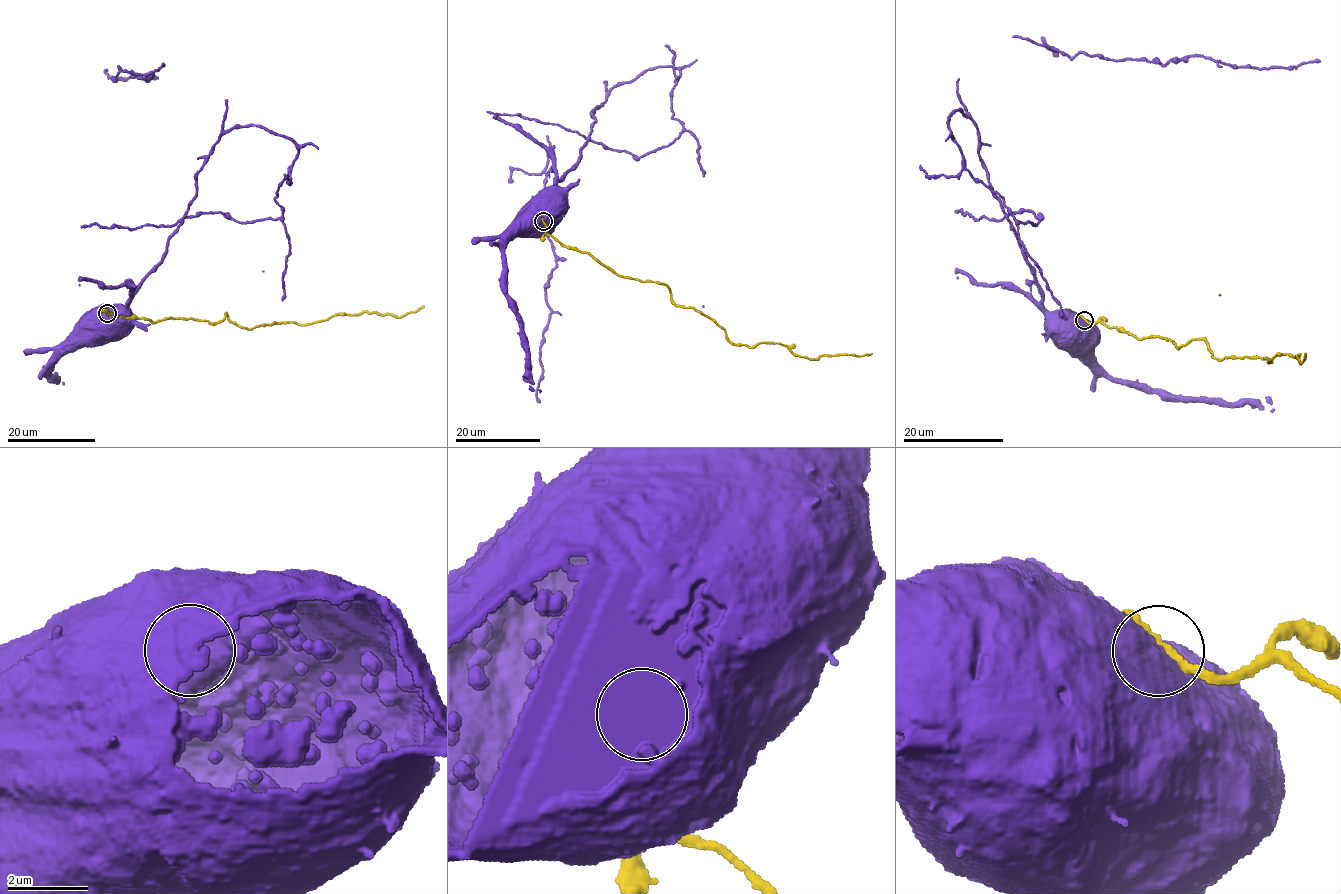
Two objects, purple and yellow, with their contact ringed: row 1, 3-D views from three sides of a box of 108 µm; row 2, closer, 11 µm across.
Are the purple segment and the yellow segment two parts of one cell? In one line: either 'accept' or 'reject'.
reject

